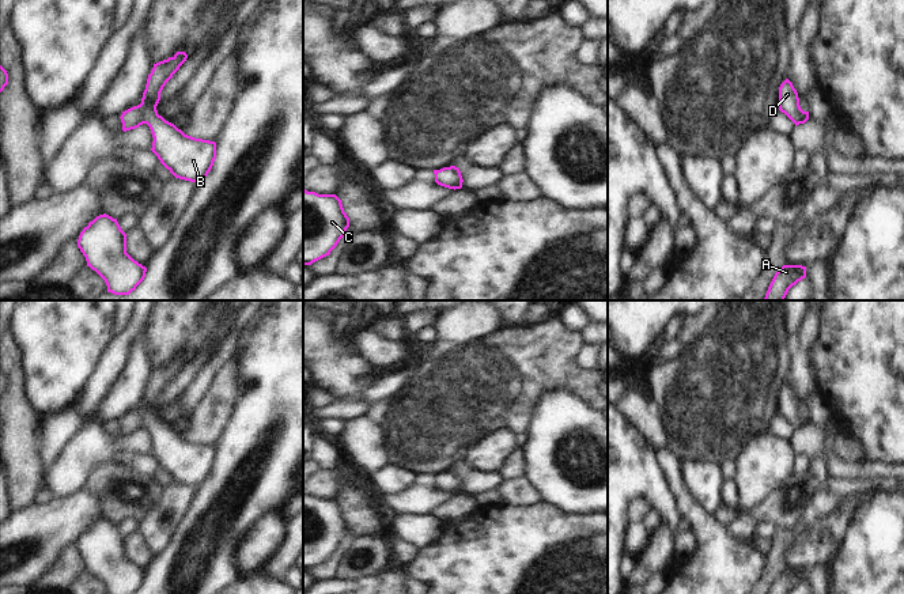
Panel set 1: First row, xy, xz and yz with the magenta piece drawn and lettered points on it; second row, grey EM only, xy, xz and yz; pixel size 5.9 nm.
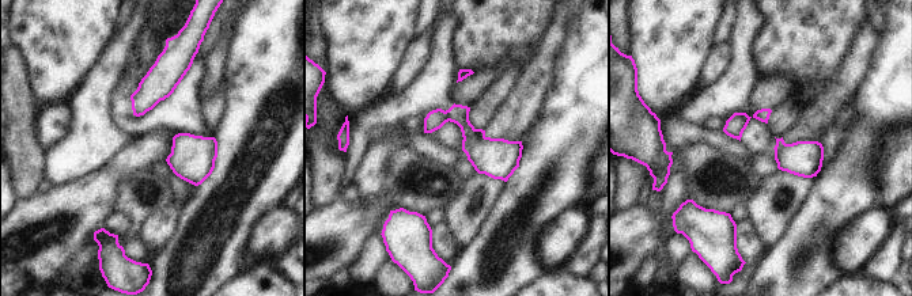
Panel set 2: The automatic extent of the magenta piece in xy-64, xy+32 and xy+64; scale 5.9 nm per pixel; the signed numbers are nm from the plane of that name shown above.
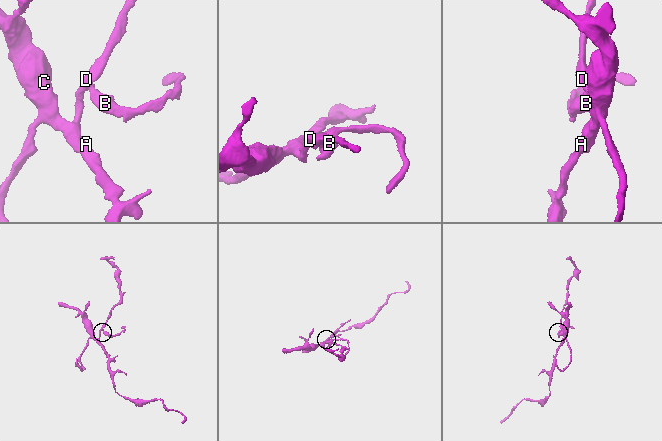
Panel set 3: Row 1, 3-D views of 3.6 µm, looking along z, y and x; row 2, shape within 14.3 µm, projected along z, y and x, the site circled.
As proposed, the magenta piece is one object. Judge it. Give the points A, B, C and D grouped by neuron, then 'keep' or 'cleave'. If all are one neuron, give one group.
A C D / B; cleave

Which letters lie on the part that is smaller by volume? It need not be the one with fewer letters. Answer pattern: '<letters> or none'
B

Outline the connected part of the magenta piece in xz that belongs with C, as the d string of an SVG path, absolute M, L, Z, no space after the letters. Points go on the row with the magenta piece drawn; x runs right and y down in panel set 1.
M303 189L303 265L326 257L349 227L341 200Z

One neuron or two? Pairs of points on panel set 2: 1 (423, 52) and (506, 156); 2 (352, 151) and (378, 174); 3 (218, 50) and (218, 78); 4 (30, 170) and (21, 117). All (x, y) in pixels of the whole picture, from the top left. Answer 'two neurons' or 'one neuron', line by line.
1: two neurons
2: two neurons
3: one neuron
4: one neuron

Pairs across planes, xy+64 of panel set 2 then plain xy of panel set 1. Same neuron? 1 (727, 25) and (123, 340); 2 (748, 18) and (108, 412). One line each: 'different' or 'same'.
1: different
2: same

